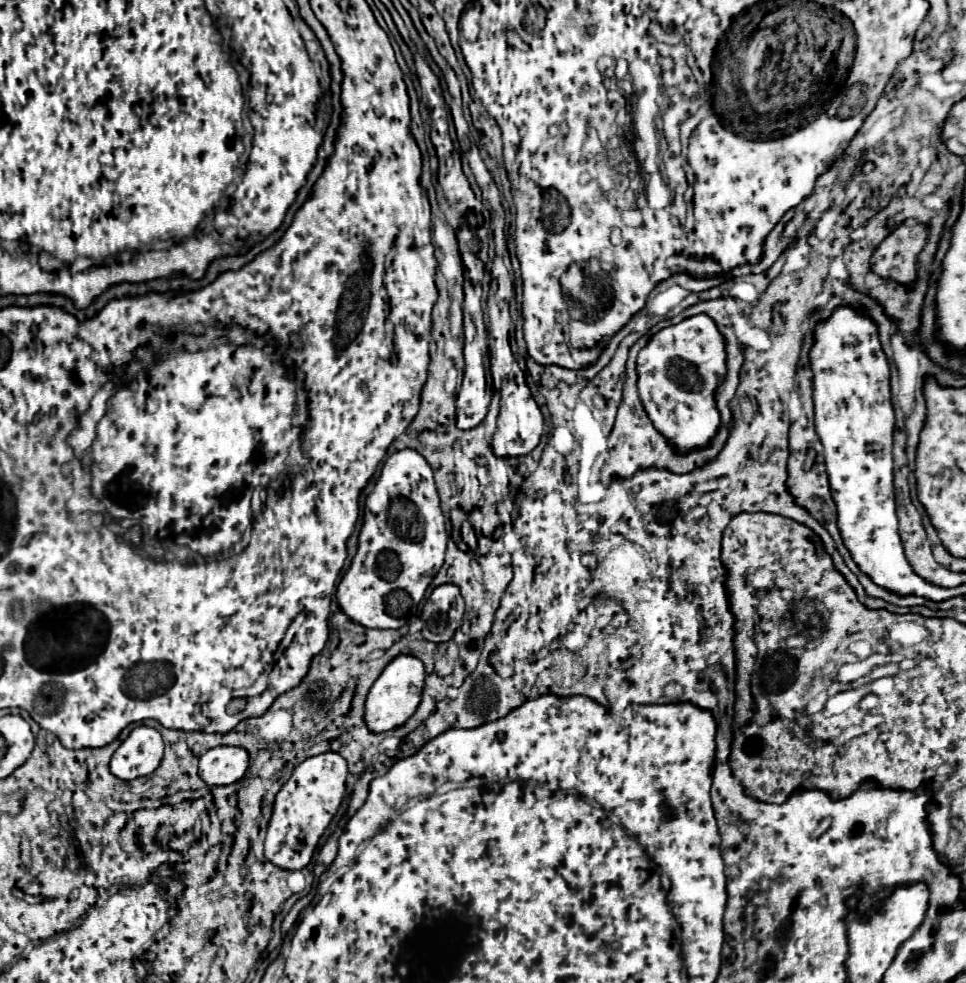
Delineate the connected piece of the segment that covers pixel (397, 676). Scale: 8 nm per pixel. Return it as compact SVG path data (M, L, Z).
M399 655L395 657L379 675L375 685L371 687L367 701L365 701L365 723L373 733L385 733L391 729L401 727L419 707L421 691L423 691L425 667L421 659L413 655Z

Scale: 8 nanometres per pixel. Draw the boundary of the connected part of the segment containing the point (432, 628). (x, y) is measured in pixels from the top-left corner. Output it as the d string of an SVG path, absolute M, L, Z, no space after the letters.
M457 585L437 587L423 607L421 619L425 623L423 637L433 643L443 643L461 627L465 603Z

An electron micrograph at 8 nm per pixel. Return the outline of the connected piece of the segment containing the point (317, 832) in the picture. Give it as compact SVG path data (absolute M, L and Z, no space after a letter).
M333 751L309 757L299 767L295 767L291 779L287 781L287 785L283 785L279 793L281 799L279 795L275 797L273 817L267 829L265 857L273 865L287 871L299 871L309 865L323 831L329 827L345 797L345 779L347 761Z

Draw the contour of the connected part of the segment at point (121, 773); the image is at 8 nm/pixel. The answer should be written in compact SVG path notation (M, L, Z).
M135 727L111 759L111 773L123 781L151 775L163 759L163 737L157 729Z

